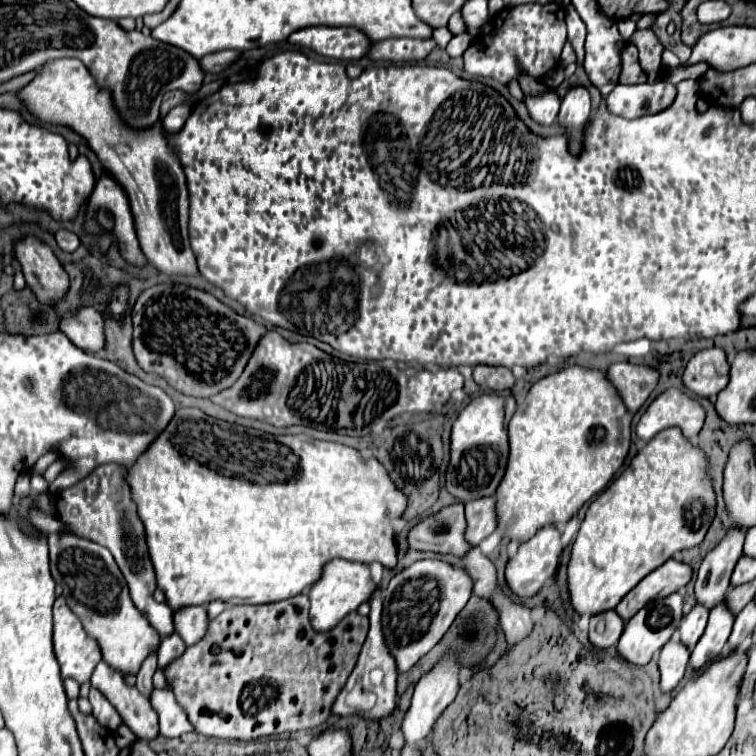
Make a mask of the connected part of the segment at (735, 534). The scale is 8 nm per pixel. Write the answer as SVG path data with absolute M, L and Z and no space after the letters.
M733 527L723 537L723 541L713 551L707 553L695 581L697 603L705 603L705 607L711 609L721 599L725 599L733 567L743 555L743 539L745 531Z

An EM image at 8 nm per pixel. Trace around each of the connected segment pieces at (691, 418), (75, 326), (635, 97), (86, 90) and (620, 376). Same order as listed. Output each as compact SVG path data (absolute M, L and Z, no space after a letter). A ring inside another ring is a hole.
M679 389L661 393L641 415L635 433L641 441L651 441L657 433L669 427L679 427L687 439L693 439L703 427L703 407Z
M85 307L73 317L65 317L61 321L61 331L81 349L89 349L93 353L103 351L103 319L97 309Z
M661 79L643 85L615 85L605 97L605 105L613 115L625 119L637 119L667 109L675 99L675 85Z
M55 59L45 63L37 77L23 87L19 95L29 105L29 111L41 121L69 125L75 133L89 141L103 167L129 195L137 239L149 263L165 275L199 275L187 237L189 199L185 175L179 159L173 151L169 151L167 141L163 139L161 123L145 131L125 127L113 109L109 91L97 87L95 79L79 59Z
M615 363L607 369L607 379L619 393L629 413L637 413L657 385L659 373L651 367Z

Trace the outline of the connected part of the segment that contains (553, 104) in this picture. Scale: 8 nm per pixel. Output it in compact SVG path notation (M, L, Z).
M545 91L537 97L525 97L527 111L529 111L531 119L537 121L539 125L551 125L557 119L559 103L561 103L561 99L553 91Z

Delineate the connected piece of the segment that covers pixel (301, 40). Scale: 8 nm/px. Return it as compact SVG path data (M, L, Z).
M305 27L293 33L289 43L343 61L361 59L369 49L369 39L353 27Z

